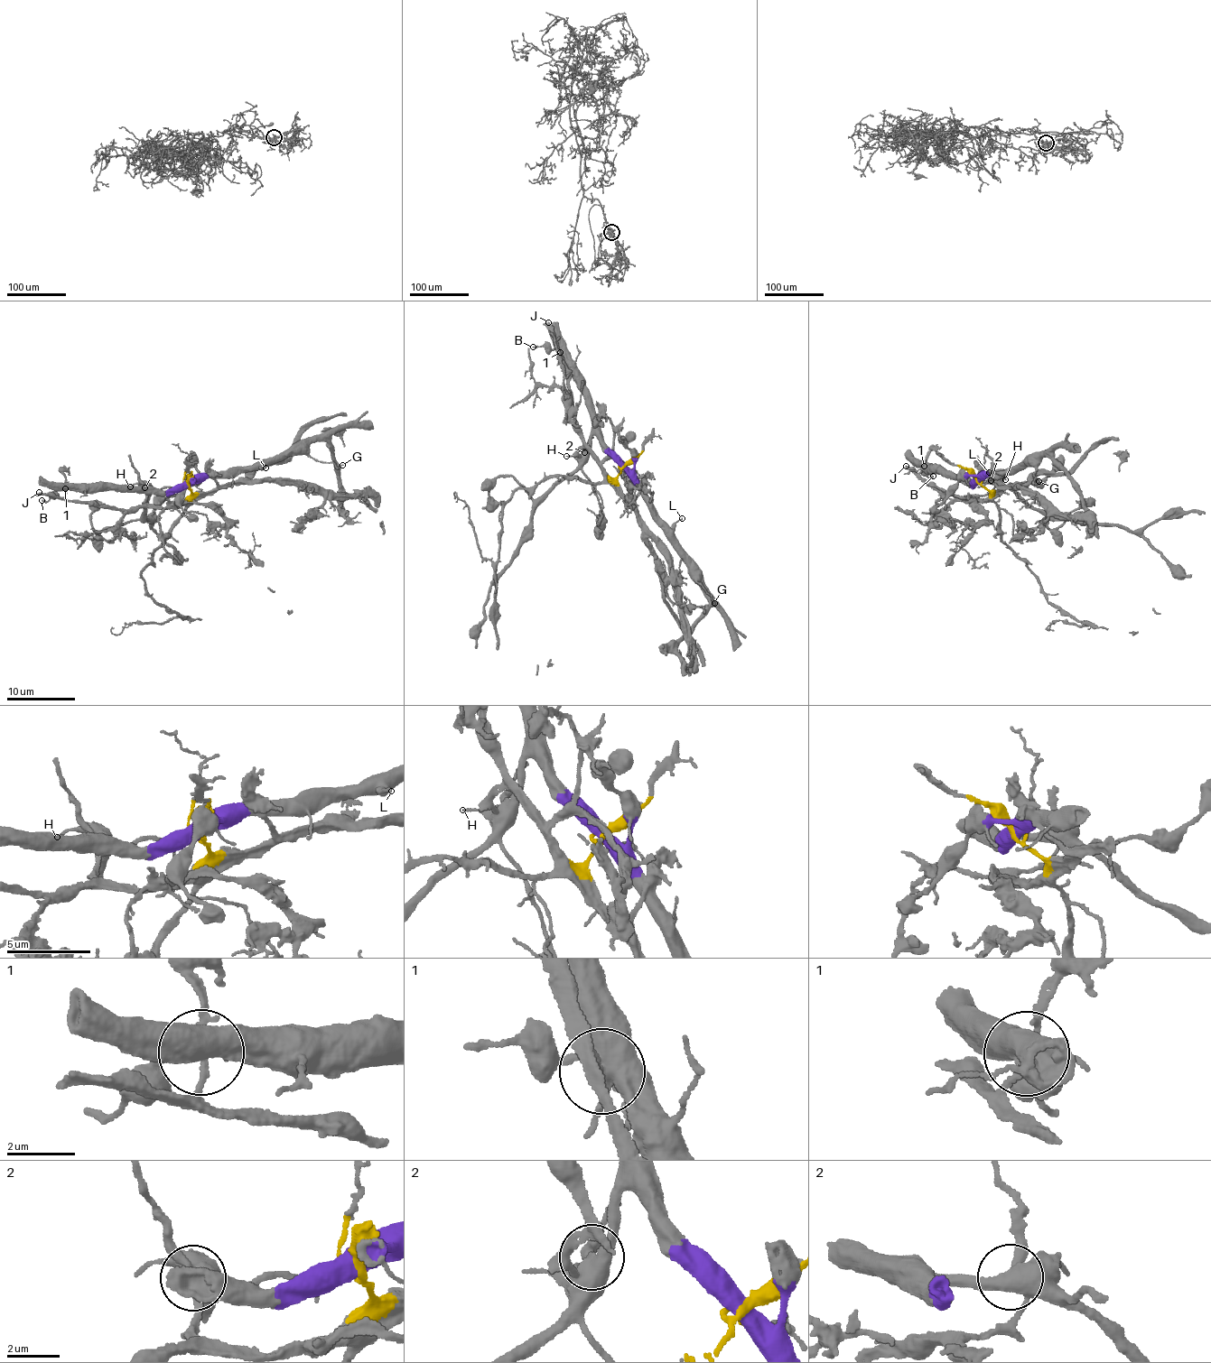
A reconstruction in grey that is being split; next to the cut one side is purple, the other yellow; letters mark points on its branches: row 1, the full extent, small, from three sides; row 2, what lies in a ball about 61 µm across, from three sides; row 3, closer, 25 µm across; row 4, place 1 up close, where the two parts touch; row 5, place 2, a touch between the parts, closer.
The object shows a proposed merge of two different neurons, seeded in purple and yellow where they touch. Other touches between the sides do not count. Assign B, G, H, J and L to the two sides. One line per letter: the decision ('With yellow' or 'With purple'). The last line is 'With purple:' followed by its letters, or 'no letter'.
B: With purple
G: With purple
H: With purple
J: With yellow
L: With purple
With purple: B, G, H, L

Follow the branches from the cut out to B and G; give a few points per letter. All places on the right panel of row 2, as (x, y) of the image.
B: (977, 480), (967, 482), (945, 477), (926, 470), (923, 466), (928, 477), (933, 476)
G: (977, 480), (989, 475), (996, 477), (997, 472), (1011, 473), (1029, 465), (1033, 467), (1034, 483), (1038, 482)

